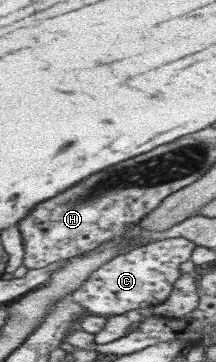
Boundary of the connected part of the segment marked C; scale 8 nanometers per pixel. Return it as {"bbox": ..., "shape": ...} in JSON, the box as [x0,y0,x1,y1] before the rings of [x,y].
{"bbox":[69,237,193,317],"shape":[[[177,237],[122,251],[89,274],[81,286],[69,294],[70,298],[84,306],[90,314],[104,317],[136,308],[155,308],[169,296],[173,283],[181,274],[182,264],[190,260],[193,247],[190,240]]]}

